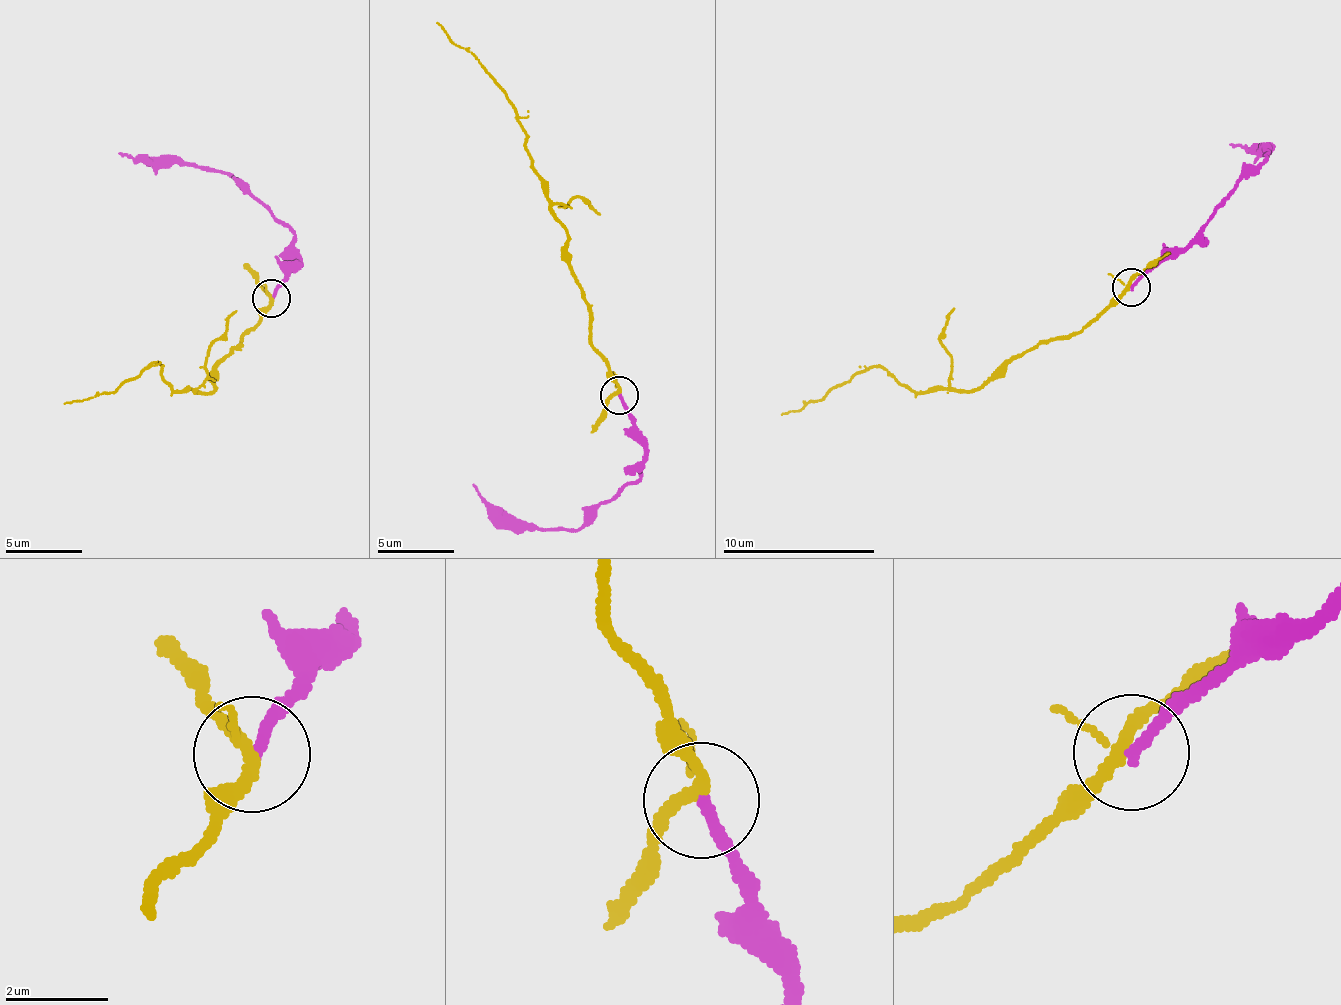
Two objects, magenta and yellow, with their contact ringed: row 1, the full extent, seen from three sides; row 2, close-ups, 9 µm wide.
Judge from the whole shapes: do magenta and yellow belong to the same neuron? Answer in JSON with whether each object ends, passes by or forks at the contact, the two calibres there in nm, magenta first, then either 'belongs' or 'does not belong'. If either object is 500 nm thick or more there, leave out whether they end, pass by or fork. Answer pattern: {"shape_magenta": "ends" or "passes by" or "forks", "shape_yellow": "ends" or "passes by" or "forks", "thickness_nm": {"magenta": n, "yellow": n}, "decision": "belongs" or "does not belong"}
{"shape_magenta": "ends", "shape_yellow": "forks", "thickness_nm": {"magenta": 240, "yellow": 190}, "decision": "does not belong"}

